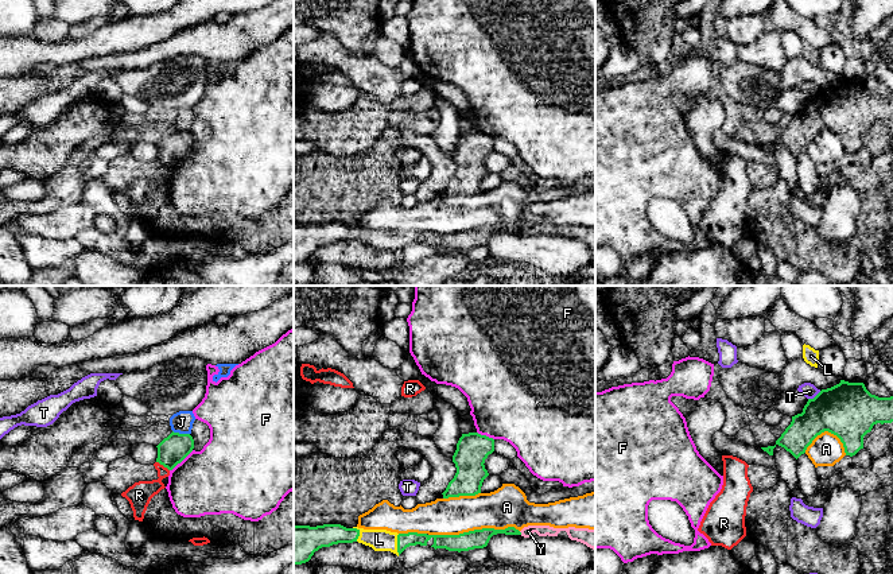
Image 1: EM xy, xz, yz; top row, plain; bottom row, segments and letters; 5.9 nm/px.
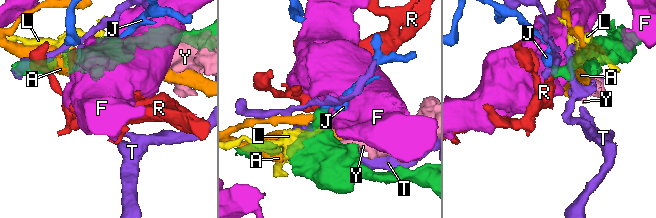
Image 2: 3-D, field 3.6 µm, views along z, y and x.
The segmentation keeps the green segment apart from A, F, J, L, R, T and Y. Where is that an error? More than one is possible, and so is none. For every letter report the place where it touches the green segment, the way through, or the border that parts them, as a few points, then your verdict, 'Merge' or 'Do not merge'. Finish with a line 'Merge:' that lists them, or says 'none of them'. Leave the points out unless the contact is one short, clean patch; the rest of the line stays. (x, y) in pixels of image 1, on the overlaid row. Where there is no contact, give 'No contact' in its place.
A: Touches green at xz (474, 530). Do not merge
F: Touches green at xy (181, 461). Boundary: xy (193, 450), (170, 470). Do not merge
J: Touches green at xy (181, 434). Boundary: xy (173, 430), (189, 434). Do not merge
L: Touches green at xz (398, 545). Do not merge
R: Touches green at xy (163, 465). Boundary: xy (156, 461), (169, 470). Do not merge
T: Touches green at yz (815, 396). Boundary: yz (820, 391), (808, 399). Do not merge
Y: Touches green at xz (520, 532). Boundary: xz (519, 531), (521, 534). Do not merge
Merge: none of them

